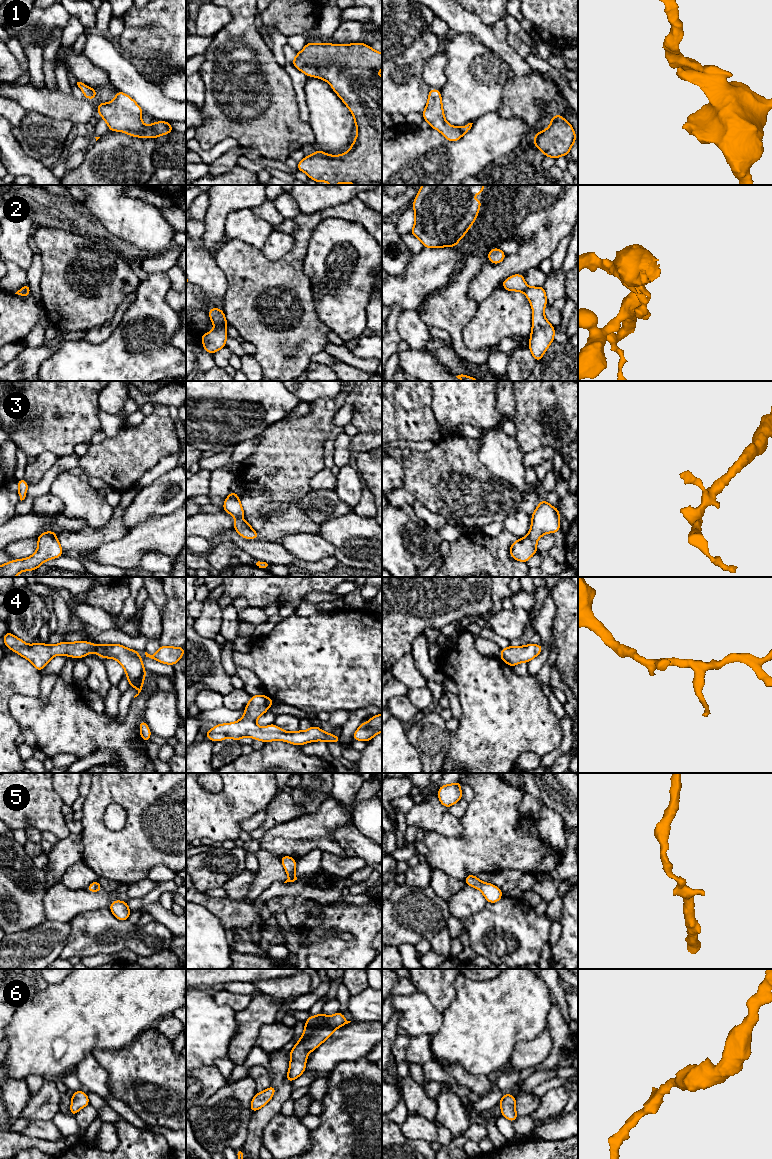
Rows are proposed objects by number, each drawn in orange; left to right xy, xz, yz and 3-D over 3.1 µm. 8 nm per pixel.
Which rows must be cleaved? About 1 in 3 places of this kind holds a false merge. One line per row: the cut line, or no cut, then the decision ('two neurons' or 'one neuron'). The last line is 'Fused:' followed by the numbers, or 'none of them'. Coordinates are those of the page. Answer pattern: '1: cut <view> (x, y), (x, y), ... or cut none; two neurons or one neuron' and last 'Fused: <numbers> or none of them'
1: cut none; one neuron
2: cut xz (216, 327), (224, 328); two neurons
3: cut none; one neuron
4: cut none; one neuron
5: cut none; one neuron
6: cut none; one neuron
Fused: 2

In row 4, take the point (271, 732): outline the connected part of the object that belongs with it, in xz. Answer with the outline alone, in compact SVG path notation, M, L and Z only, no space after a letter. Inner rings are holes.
M254 695L245 706L245 714L239 721L217 724L204 736L215 742L226 738L232 738L239 742L241 738L250 736L254 740L261 740L264 743L281 740L297 746L312 741L341 743L340 736L324 732L317 726L311 726L306 731L297 730L295 732L284 731L274 723L259 728L256 724L257 718L266 713L274 703L274 700L265 695Z

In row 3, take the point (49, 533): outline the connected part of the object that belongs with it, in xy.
M46 531L37 537L37 551L26 559L11 560L0 565L0 577L16 577L22 571L38 569L47 560L63 555L63 549L56 539L57 533Z

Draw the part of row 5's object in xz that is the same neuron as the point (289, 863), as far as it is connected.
M281 856L280 860L284 866L285 871L288 874L288 879L284 882L294 882L297 880L297 877L295 876L296 872L296 860L293 857L289 856Z

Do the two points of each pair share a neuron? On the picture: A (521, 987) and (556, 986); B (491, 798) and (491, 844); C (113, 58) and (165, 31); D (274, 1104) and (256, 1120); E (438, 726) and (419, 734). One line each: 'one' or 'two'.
A: two
B: one
C: two
D: one
E: one

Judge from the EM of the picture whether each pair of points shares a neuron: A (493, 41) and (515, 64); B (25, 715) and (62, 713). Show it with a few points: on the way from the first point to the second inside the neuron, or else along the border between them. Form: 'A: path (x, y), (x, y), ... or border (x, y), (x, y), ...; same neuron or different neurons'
A: path (499, 45), (512, 58); same neuron
B: path (34, 715), (53, 715); same neuron

